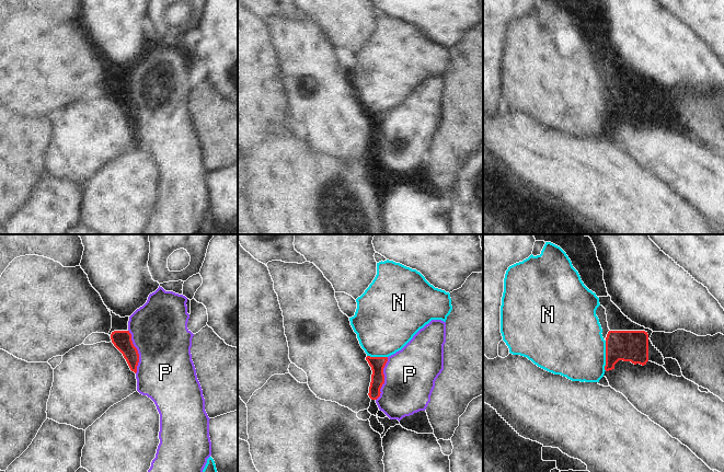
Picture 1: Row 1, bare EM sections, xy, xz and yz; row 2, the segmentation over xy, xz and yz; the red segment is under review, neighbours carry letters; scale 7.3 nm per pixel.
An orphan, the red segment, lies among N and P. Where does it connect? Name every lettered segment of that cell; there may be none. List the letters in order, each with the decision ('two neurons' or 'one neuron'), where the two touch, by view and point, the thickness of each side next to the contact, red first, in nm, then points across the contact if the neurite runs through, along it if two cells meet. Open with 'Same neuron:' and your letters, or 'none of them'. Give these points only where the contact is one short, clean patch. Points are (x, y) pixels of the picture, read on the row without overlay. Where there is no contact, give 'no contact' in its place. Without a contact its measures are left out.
Same neuron: P
N: two neurons; contact yz (606, 111); calibres 220 and 440 nm; border yz (606, 95), (605, 125)
P: one neuron; contact xy (137, 106); calibres 140 and 420 nm; way xy (122, 94), (127, 96), (137, 106), (159, 85)

